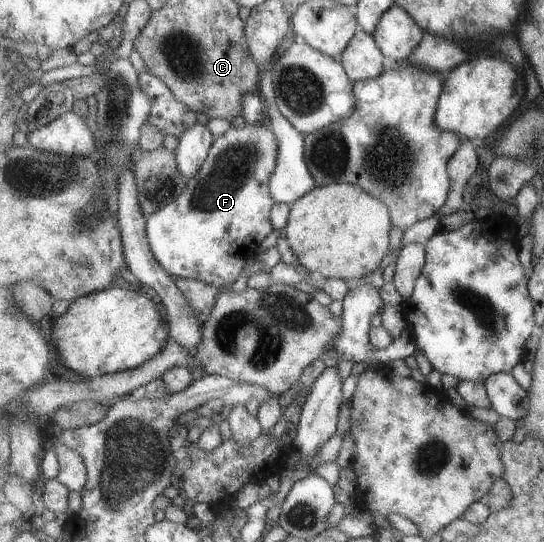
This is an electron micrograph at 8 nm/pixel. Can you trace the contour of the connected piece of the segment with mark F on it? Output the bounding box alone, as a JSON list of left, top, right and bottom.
[147,122,279,288]

